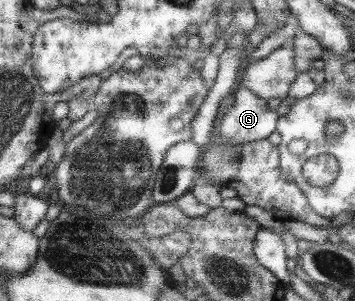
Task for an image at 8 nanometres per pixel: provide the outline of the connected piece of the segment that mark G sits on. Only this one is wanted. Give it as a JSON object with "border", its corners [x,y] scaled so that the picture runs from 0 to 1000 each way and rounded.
{"border":[[[679,282],[662,286],[651,355],[634,365],[634,379],[617,392],[617,405],[600,415],[600,445],[637,482],[670,482],[710,465],[749,462],[772,435],[783,385],[775,365],[763,369],[746,349],[746,336],[724,326],[713,306]]]}

